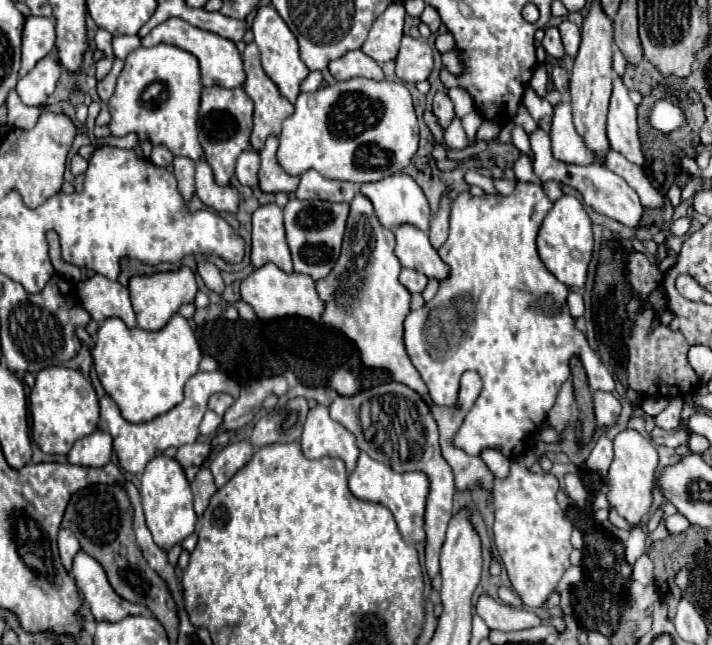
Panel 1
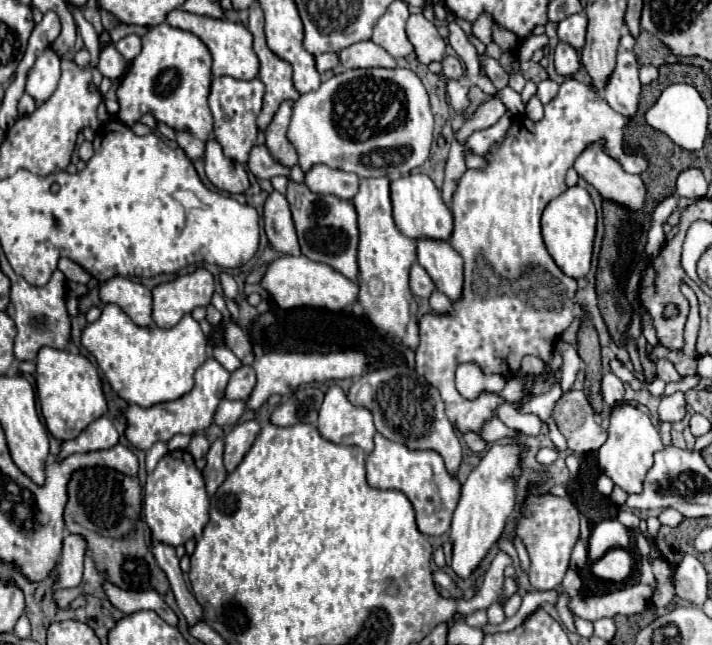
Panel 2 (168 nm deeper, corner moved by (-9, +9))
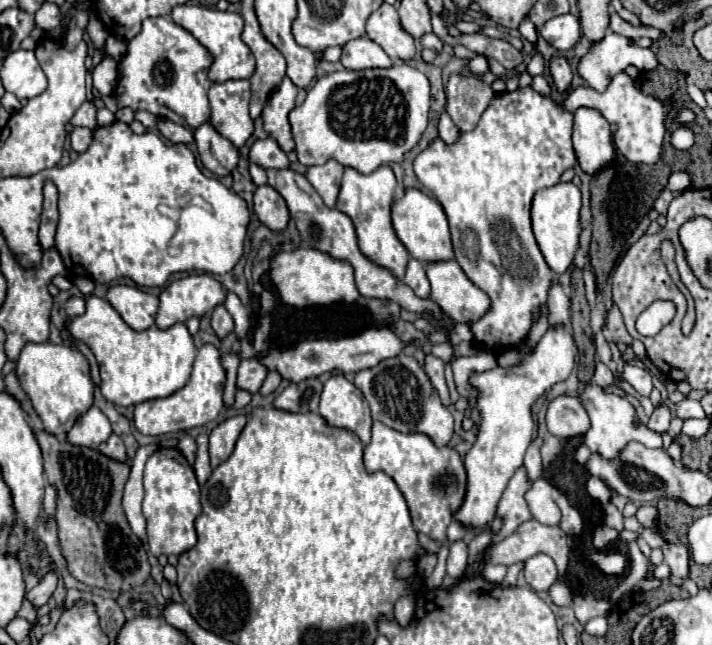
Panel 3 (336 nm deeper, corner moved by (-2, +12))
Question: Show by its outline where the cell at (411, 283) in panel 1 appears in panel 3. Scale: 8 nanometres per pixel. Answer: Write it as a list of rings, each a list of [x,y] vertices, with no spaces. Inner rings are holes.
[[[410,258],[410,262],[408,262],[406,274],[404,274],[404,284],[408,284],[420,298],[430,296],[430,282],[426,278],[426,268],[422,262],[418,262],[414,258]]]

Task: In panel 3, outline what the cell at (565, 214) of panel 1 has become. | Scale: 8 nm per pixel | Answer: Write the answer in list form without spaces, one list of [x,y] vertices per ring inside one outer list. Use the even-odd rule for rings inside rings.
[[[558,182],[550,188],[538,190],[532,200],[532,230],[538,242],[538,248],[548,264],[548,268],[560,276],[566,272],[574,260],[578,250],[578,236],[580,236],[580,188],[572,182]]]

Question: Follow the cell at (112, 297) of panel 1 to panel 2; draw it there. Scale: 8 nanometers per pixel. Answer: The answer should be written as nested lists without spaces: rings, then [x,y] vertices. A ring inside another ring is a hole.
[[[111,277],[99,287],[99,299],[103,305],[115,303],[119,305],[133,323],[147,327],[153,323],[151,319],[151,291],[141,285],[133,283],[127,277]]]

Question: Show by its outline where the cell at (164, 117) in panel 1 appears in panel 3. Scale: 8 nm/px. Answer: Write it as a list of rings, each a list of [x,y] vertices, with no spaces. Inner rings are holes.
[[[146,18],[142,30],[128,42],[124,58],[118,62],[118,86],[114,98],[118,106],[132,110],[146,110],[160,118],[170,118],[172,114],[198,128],[208,122],[210,106],[206,92],[210,88],[208,68],[212,66],[212,54],[184,28],[172,22],[172,18]]]

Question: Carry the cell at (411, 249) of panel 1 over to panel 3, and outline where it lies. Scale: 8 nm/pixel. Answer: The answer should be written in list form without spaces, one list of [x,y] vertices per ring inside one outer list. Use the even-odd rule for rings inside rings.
[[[456,260],[430,262],[426,264],[426,274],[432,284],[430,298],[456,322],[472,324],[488,312],[488,294],[468,280]]]

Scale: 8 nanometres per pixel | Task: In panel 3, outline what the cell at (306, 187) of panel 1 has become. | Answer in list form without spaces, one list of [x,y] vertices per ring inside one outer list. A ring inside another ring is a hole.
[[[328,160],[322,166],[310,166],[306,172],[306,178],[316,188],[316,192],[322,196],[328,208],[334,208],[336,204],[340,182],[342,182],[342,172],[344,172],[344,166],[338,164],[336,160]]]

